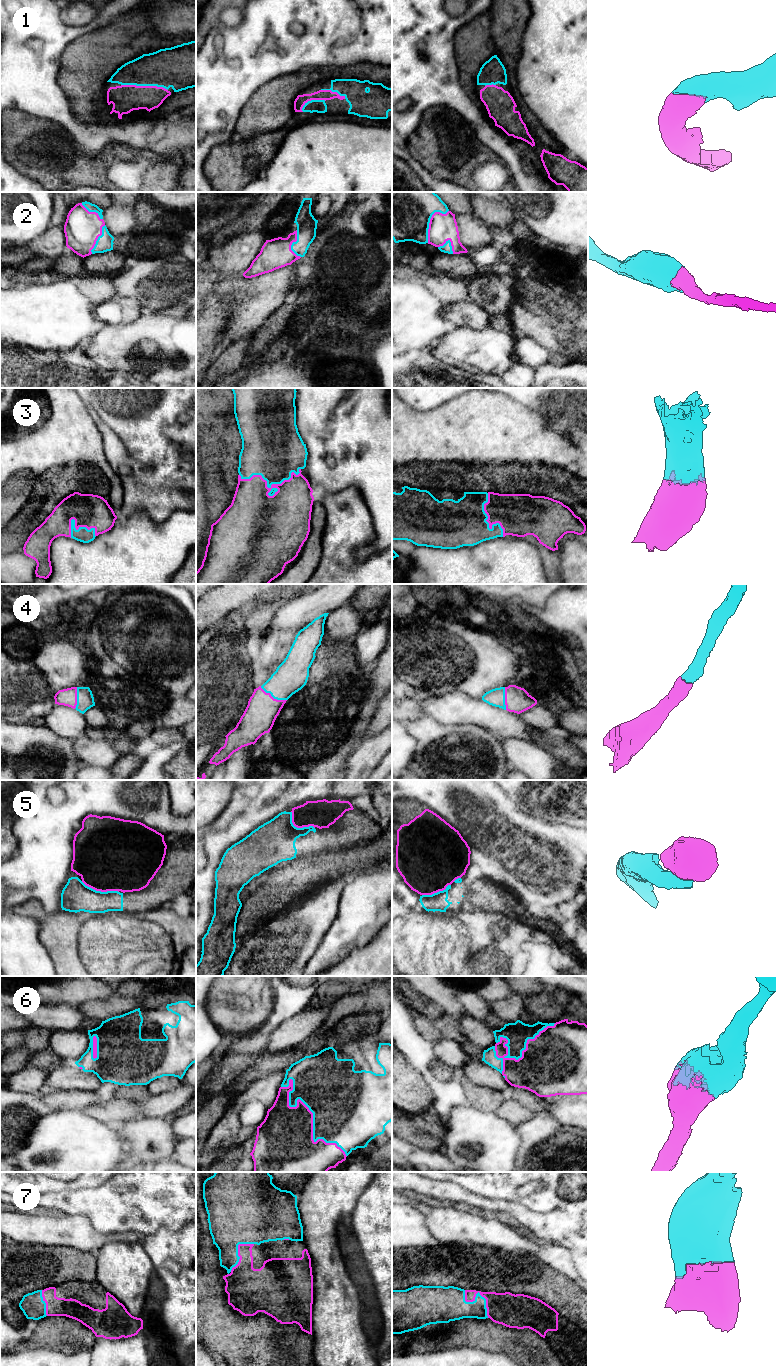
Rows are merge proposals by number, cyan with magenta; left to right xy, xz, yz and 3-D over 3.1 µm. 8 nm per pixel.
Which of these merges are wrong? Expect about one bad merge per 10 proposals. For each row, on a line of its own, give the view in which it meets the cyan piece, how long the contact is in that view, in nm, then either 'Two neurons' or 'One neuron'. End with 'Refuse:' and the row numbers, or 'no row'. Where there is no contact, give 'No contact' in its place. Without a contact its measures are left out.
1: Touches cyan in xy. Shared border 380 nm. One neuron
2: Touches cyan in yz. Shared border 320 nm. One neuron
3: Touches cyan in xz. Shared border 500 nm. One neuron
4: Touches cyan in xz. Shared border 240 nm. One neuron
5: Touches cyan in xy. Shared border 320 nm. One neuron
6: Touches cyan in xz. Shared border 800 nm. One neuron
7: Touches cyan in yz. Shared border 300 nm. One neuron
Refuse: no row

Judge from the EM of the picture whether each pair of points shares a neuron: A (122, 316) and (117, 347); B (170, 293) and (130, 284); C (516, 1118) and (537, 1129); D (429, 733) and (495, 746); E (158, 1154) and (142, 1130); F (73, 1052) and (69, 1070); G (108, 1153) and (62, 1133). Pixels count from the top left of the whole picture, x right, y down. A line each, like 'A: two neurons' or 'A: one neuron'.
A: two neurons
B: one neuron
C: two neurons
D: one neuron
E: one neuron
F: two neurons
G: one neuron

